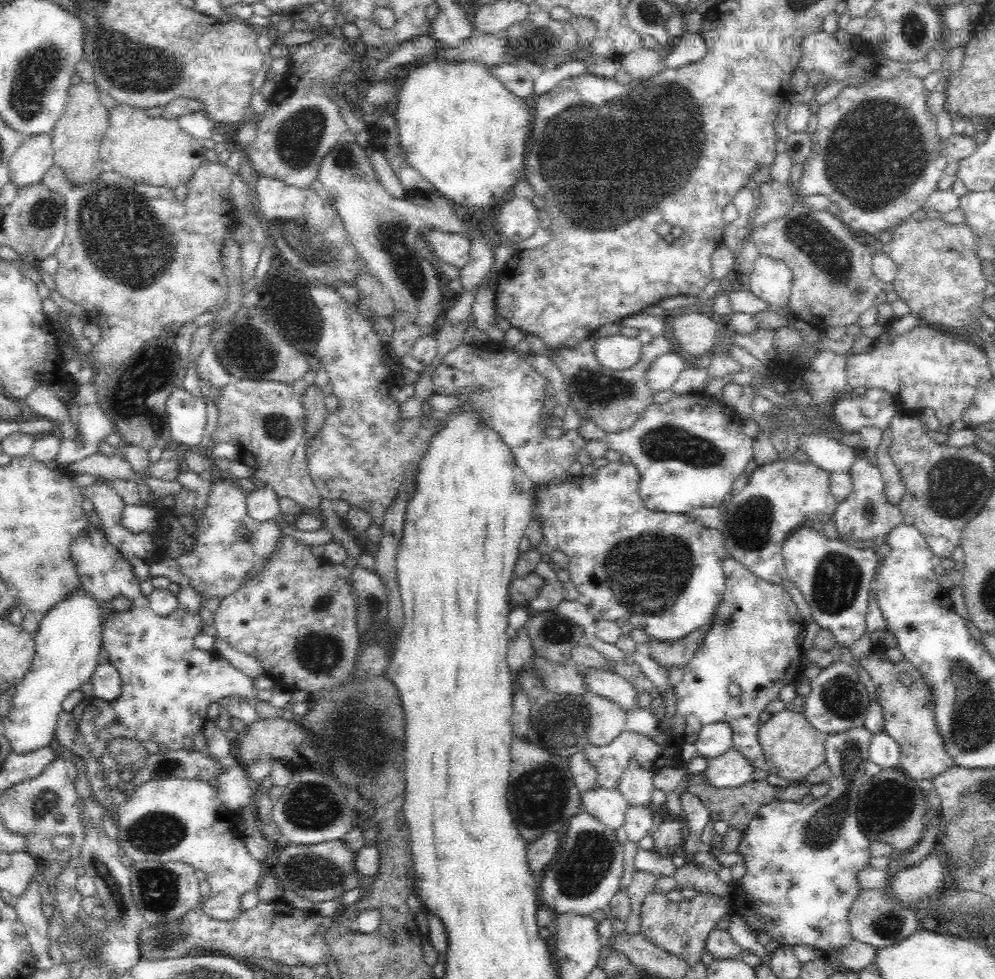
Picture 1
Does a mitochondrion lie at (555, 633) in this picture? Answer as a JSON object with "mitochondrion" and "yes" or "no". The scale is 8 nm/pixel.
{"mitochondrion":"yes"}

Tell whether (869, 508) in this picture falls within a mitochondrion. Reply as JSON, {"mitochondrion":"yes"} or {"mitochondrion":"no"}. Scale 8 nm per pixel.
{"mitochondrion":"yes"}

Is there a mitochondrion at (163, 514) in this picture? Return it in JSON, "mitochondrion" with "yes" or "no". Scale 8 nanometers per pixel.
{"mitochondrion":"no"}

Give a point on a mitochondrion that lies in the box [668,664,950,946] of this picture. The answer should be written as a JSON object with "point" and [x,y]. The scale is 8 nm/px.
{"point":[820,832]}

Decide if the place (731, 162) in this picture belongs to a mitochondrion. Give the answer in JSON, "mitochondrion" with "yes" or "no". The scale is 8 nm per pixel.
{"mitochondrion":"no"}

